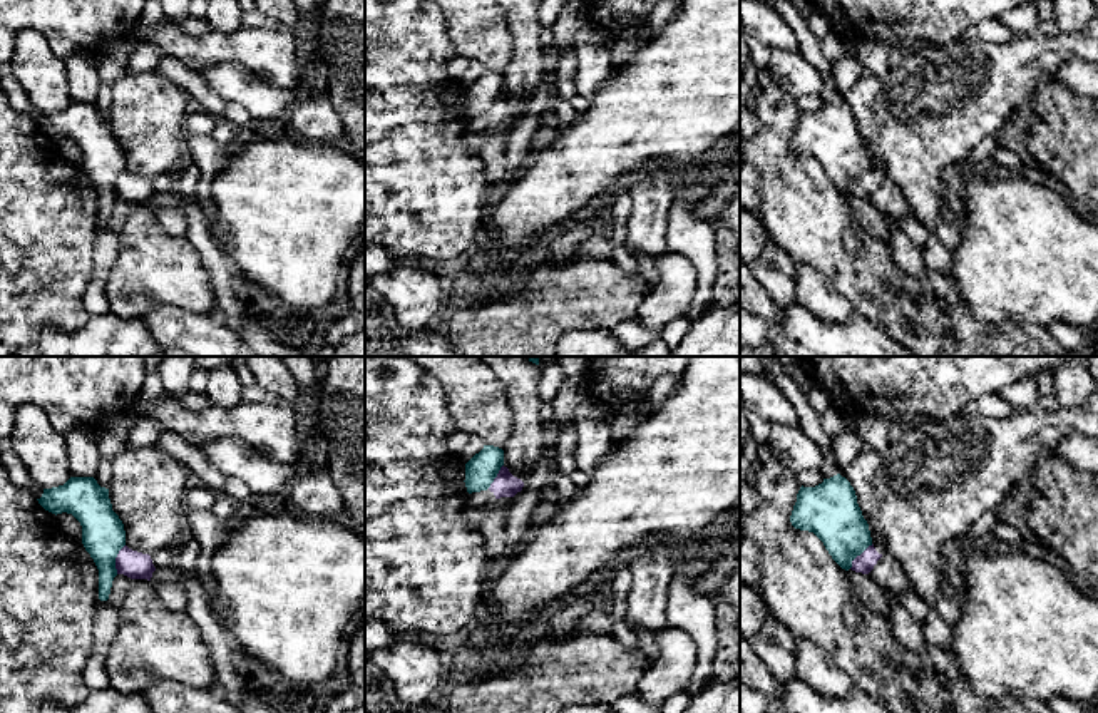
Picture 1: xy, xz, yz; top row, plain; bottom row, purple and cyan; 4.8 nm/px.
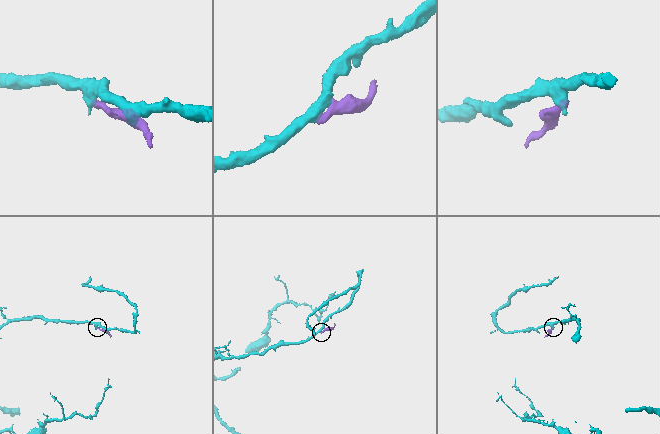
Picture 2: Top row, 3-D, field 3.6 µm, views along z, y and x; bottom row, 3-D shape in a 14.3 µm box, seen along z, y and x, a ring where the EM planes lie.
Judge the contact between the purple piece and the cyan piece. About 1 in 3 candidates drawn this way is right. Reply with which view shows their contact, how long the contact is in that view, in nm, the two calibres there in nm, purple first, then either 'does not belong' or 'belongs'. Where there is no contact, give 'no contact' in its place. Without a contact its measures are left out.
xy | 150 nm | 130/200 nm | does not belong

